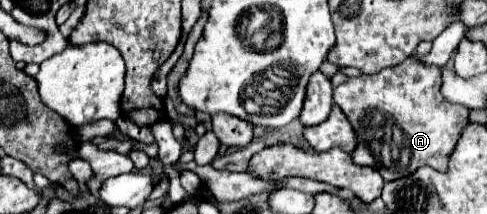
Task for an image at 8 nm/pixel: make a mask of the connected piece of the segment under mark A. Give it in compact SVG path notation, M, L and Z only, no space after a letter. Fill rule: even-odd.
M410 56L404 64L384 68L372 76L348 78L348 82L334 88L336 106L342 108L360 138L352 160L376 168L386 182L410 176L420 166L446 172L470 110L448 102L440 94L440 84L440 68L428 68Z

